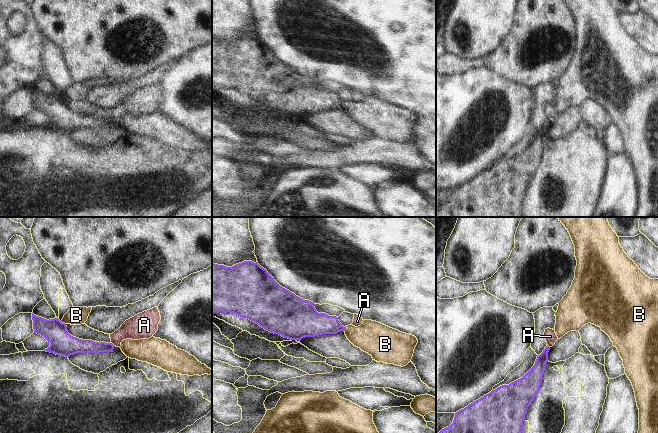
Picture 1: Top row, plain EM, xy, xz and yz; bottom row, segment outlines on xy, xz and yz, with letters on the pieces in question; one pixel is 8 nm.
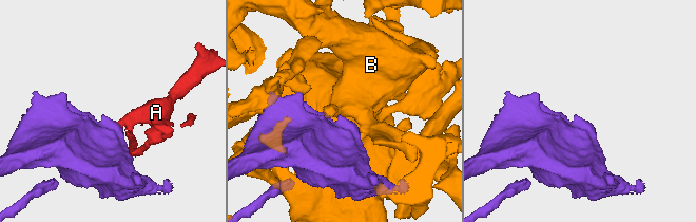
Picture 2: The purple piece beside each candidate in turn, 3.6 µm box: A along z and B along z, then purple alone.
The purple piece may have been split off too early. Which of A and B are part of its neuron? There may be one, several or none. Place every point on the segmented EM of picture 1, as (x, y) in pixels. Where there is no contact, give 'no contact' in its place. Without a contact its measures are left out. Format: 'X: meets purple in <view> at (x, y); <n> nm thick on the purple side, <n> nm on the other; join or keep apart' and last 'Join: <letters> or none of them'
A: meets purple in xy at (112, 344); 110 nm thick on the purple side, 190 nm on the other; keep apart
B: meets purple in xy at (63, 323); 190 nm thick on the purple side, 140 nm on the other; keep apart
Join: none of them

